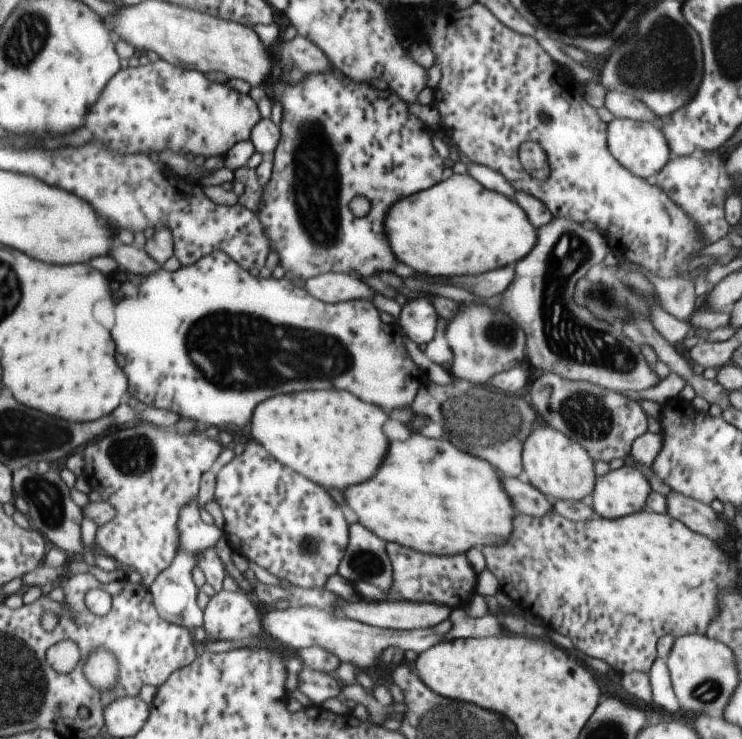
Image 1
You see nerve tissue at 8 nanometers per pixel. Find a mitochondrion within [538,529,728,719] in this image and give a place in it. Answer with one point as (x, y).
(706, 691)

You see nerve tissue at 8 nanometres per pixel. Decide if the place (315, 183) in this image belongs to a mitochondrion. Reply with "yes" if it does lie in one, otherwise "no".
yes

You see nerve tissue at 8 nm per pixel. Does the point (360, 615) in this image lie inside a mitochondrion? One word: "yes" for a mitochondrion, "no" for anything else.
no

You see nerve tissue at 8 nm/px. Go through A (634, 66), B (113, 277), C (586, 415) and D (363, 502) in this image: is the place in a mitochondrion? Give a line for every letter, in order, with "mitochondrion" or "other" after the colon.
A: mitochondrion
B: other
C: mitochondrion
D: other

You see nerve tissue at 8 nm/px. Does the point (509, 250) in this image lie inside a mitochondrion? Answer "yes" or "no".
no

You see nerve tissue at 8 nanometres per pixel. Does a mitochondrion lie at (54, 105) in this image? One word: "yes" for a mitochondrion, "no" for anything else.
no

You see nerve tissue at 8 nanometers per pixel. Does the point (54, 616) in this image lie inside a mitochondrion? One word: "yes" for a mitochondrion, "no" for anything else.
no

